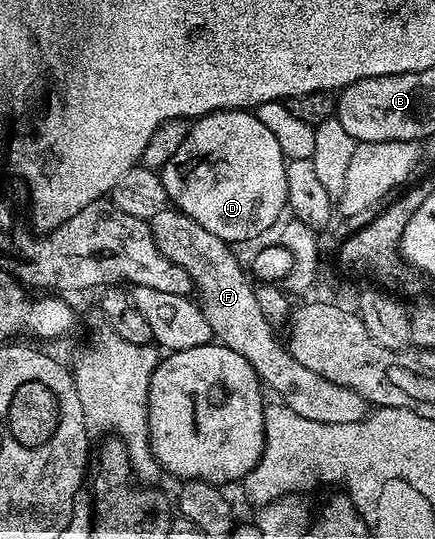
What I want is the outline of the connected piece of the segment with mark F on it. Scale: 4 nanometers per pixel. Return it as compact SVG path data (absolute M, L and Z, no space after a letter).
M172 206L159 210L149 225L159 250L191 274L196 295L201 295L201 310L211 326L216 343L222 348L235 350L235 354L243 354L268 391L270 388L278 392L281 395L278 397L287 407L295 410L299 418L311 418L311 422L354 424L365 419L367 405L362 396L347 386L339 386L315 374L315 370L307 370L307 366L299 366L288 347L273 337L274 329L259 310L254 281L246 265L237 261L236 254L229 249L232 247L226 241L215 238L211 230L203 230L199 222L187 218L187 214L178 212Z

